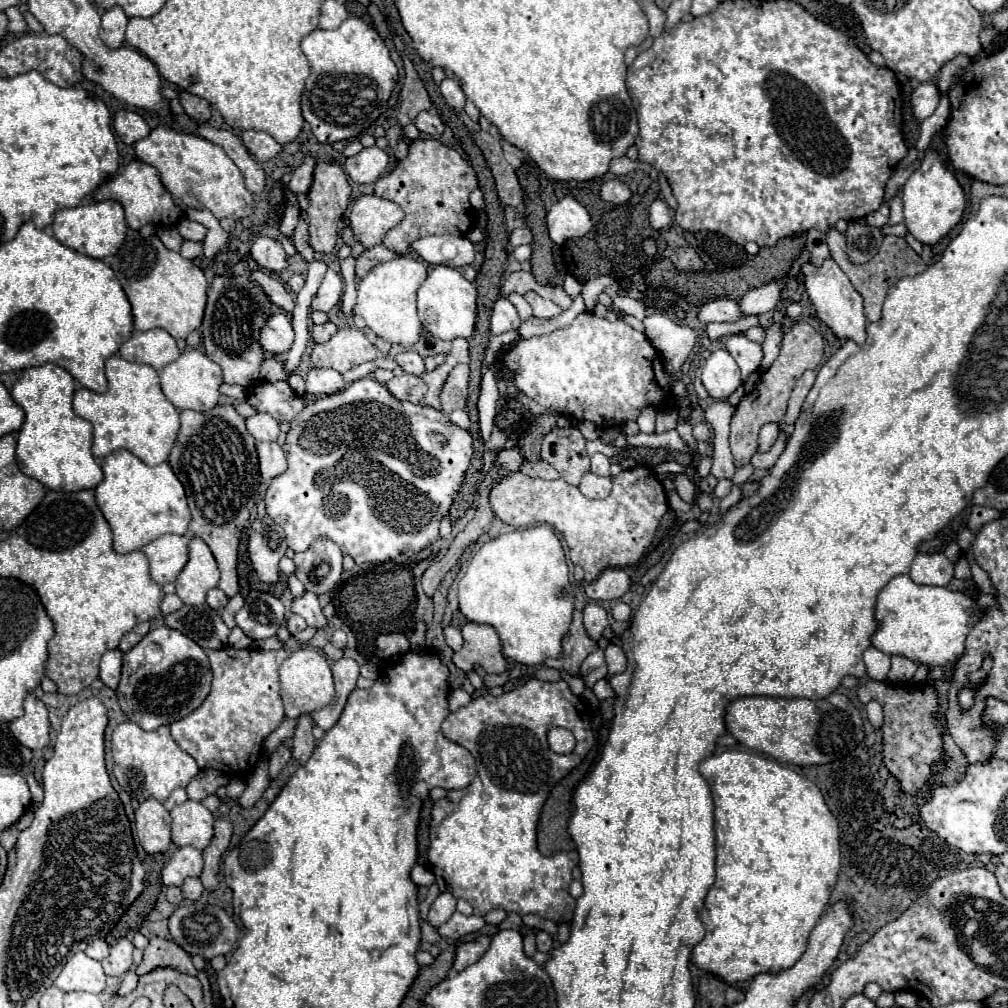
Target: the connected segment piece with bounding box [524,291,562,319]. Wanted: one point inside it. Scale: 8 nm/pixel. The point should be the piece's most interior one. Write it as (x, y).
(544, 308)

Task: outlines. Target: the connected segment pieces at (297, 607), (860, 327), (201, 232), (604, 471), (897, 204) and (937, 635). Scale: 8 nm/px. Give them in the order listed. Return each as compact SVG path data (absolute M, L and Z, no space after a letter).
M306 591L300 597L294 597L290 609L292 609L292 613L302 615L310 627L318 627L318 629L328 627L328 621L322 615L322 607L318 603L318 595L312 591Z
M826 259L824 265L816 267L812 263L802 265L802 281L806 287L806 293L816 309L816 315L822 323L826 323L832 333L840 341L852 339L854 343L864 343L866 339L866 317L864 317L864 307L862 307L862 295L852 287L850 279L846 273L836 265L834 259Z
M181 220L178 225L180 235L184 239L189 239L192 241L203 242L206 235L206 228L197 222L192 222L190 220Z
M602 453L592 455L592 473L610 477L610 459L606 455L602 455Z
M898 189L896 195L890 199L890 221L888 221L888 225L898 225L902 221L904 221L904 217L902 217L902 191Z
M896 575L876 599L876 621L880 627L872 635L872 645L888 655L904 655L930 667L928 681L948 677L950 667L964 651L964 639L982 617L976 601L946 587L916 585L908 575Z

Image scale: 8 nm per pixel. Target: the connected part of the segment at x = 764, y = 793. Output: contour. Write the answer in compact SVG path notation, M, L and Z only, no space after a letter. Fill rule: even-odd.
M724 751L720 755L712 755L700 763L700 775L708 781L712 789L714 799L714 831L716 831L716 881L708 891L708 897L704 901L702 909L702 923L706 927L706 937L692 949L692 963L704 971L710 971L718 977L722 977L728 983L738 983L752 979L758 973L764 971L780 971L786 967L792 967L800 955L806 949L806 941L818 919L822 917L828 899L834 891L836 877L840 871L840 839L838 839L838 821L830 813L820 789L808 781L806 777L790 771L788 767L782 767L770 757L760 757L756 753L744 753L744 751Z

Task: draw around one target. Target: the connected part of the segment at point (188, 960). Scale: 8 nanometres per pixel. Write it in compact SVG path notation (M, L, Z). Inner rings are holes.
M152 937L148 947L144 949L144 959L136 967L136 975L144 975L156 967L174 967L182 973L196 975L196 967L192 965L192 957L178 945L160 937Z

